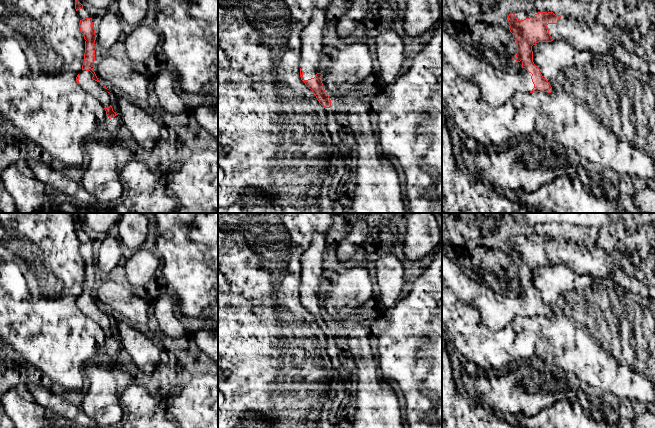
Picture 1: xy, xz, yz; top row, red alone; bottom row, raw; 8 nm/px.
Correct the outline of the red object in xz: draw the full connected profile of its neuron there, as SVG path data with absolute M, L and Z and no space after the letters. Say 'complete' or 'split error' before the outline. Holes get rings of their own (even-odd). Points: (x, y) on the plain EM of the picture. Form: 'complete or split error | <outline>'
split error | M315 233L309 248L301 255L300 301L305 309L312 314L319 327L325 332L330 332L331 324L324 314L320 297L325 248L326 235Z

